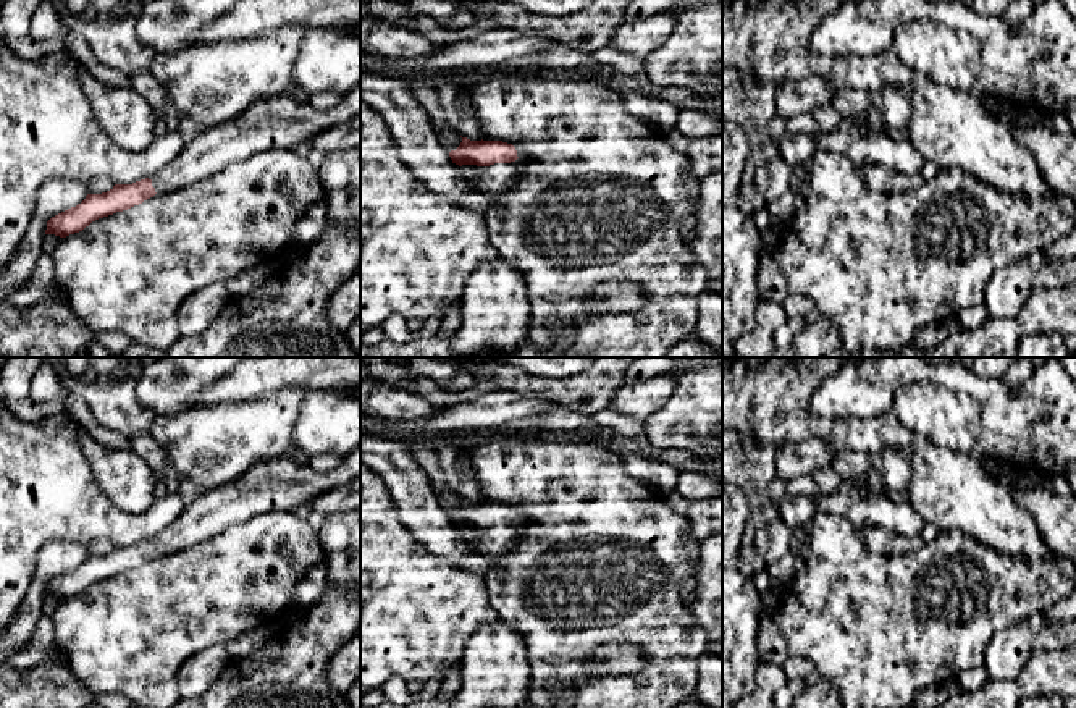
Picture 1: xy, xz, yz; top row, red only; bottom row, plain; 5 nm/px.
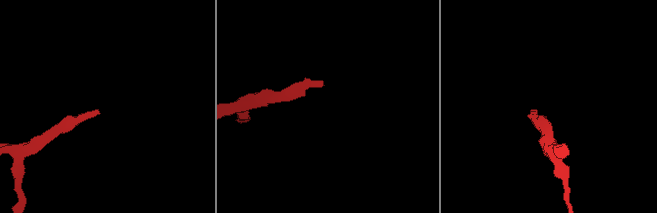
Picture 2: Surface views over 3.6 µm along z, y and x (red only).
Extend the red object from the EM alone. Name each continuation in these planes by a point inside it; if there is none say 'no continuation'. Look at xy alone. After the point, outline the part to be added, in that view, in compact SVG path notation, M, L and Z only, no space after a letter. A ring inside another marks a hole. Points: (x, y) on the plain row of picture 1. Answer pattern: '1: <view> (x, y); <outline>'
1: xy (280, 484); M360 446L330 472L299 464L291 454L262 461L237 480L216 487L186 504L181 516L152 540L157 556L207 542L229 525L271 511L294 511L334 487L360 478Z

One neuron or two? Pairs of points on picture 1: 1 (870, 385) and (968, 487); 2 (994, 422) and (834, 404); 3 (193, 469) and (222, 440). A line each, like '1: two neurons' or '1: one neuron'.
1: two neurons
2: one neuron
3: one neuron

